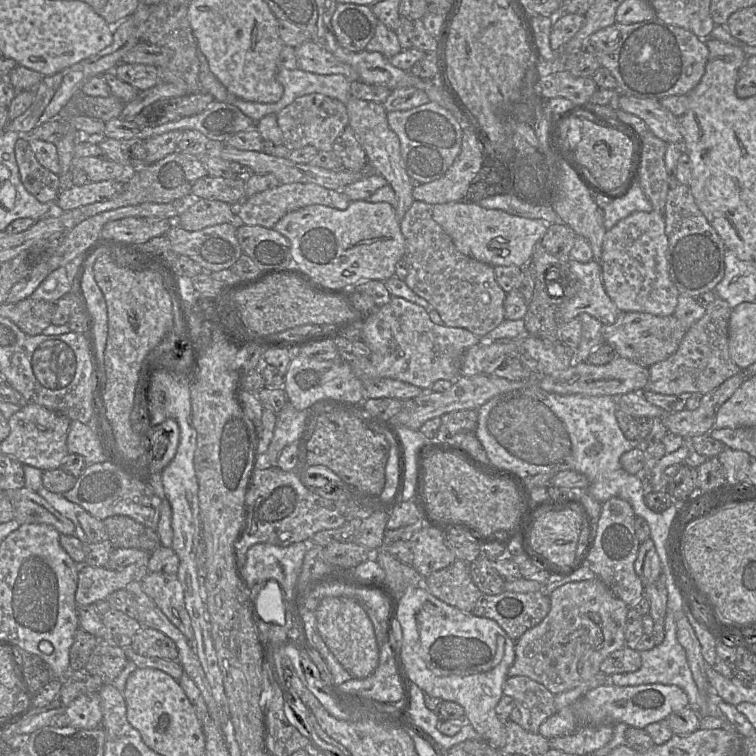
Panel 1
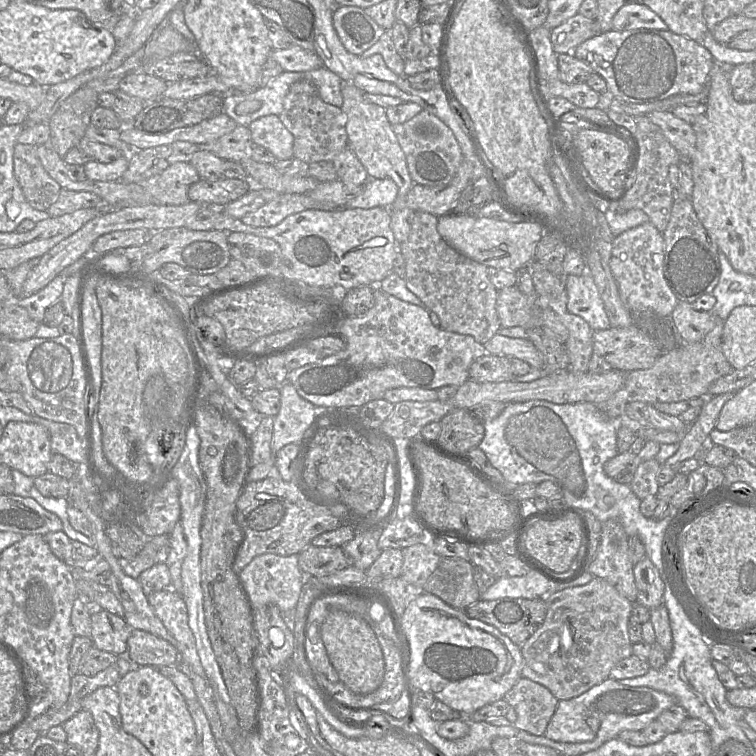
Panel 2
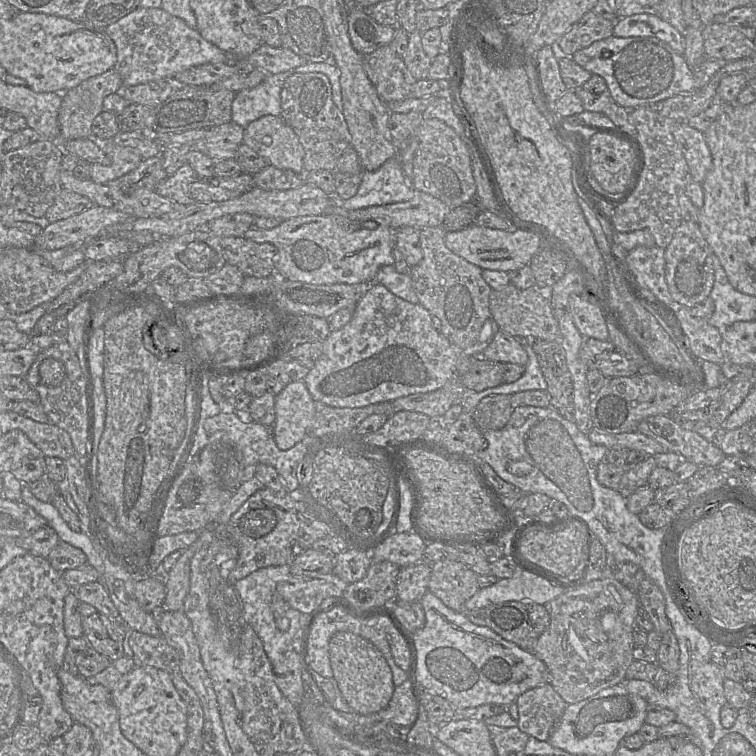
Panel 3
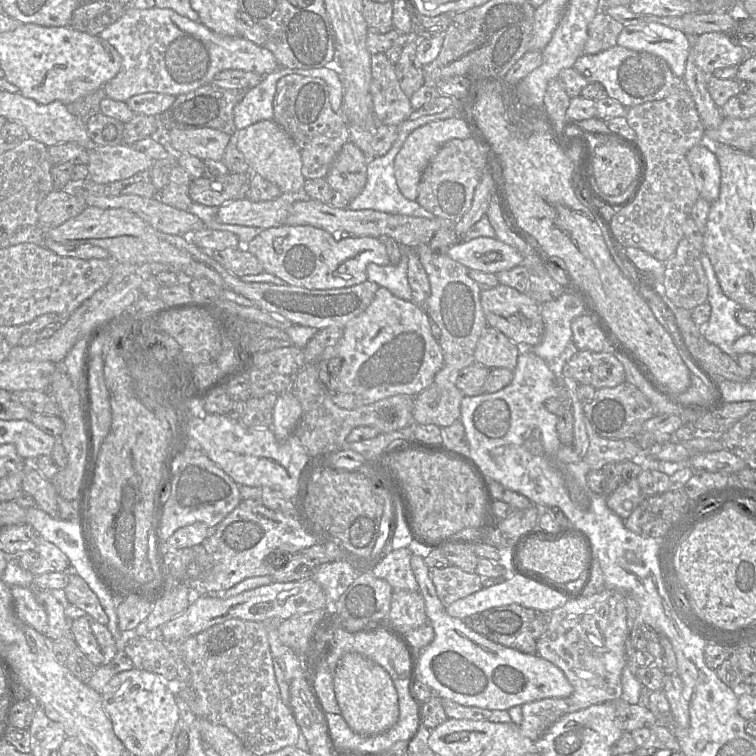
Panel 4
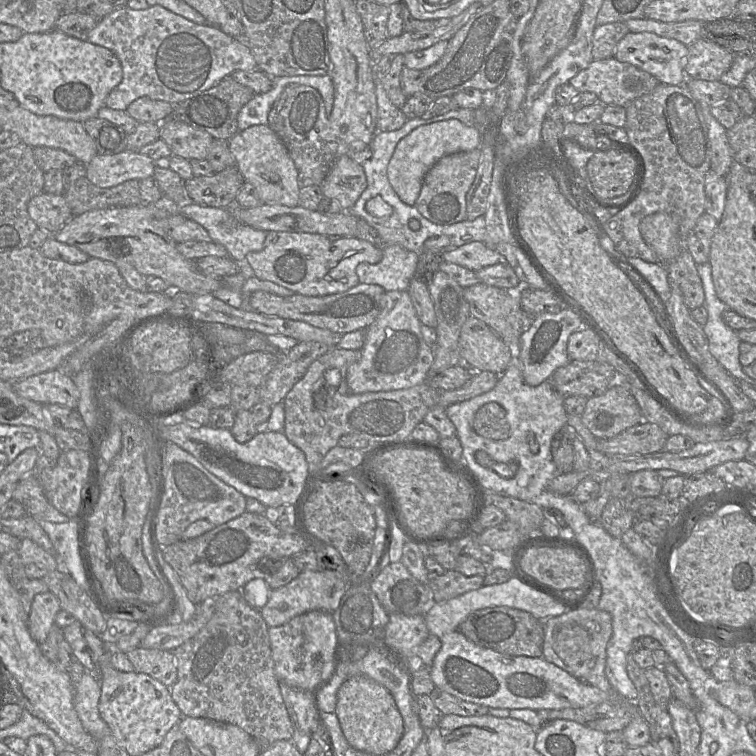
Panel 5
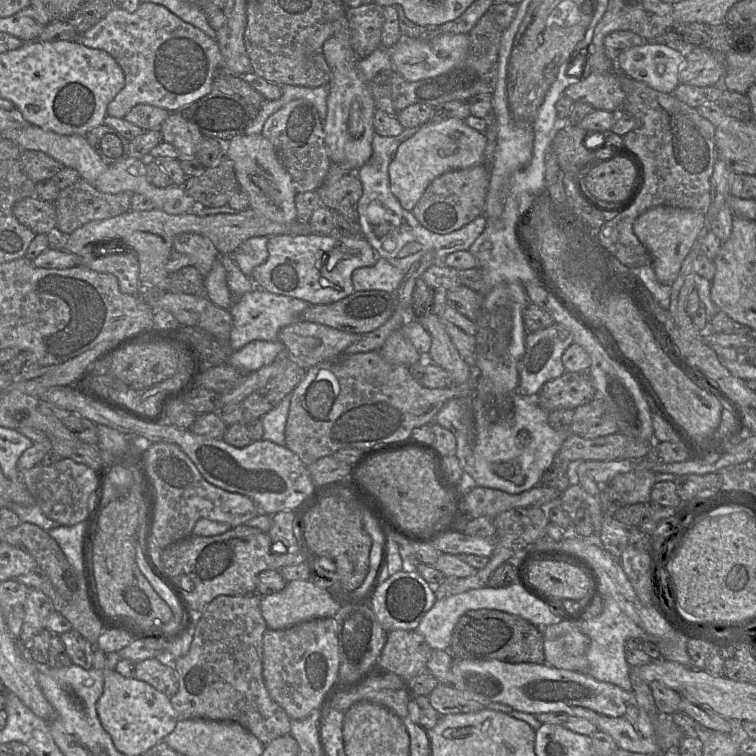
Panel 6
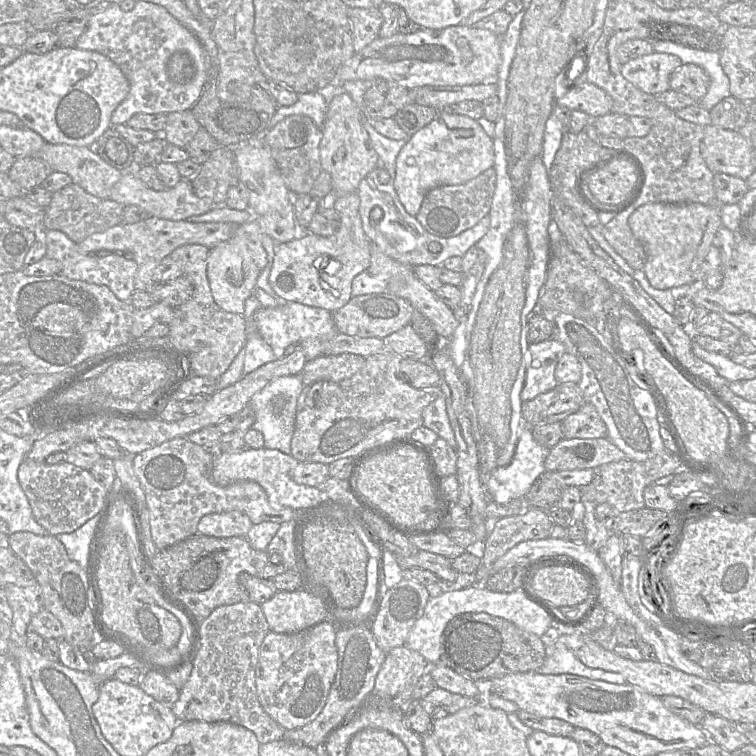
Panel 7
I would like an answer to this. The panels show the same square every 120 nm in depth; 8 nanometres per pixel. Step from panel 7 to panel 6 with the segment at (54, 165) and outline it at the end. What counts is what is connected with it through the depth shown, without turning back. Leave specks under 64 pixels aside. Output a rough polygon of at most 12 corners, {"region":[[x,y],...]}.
{"region":[[32,124],[1,135],[75,169],[93,186],[109,167],[83,135]]}

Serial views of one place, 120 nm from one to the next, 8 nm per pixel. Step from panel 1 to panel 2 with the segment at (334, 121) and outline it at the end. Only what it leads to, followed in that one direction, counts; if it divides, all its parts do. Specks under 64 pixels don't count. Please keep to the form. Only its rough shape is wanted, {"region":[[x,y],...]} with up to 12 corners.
{"region":[[309,80],[293,83],[279,115],[294,157],[333,161],[346,115]]}

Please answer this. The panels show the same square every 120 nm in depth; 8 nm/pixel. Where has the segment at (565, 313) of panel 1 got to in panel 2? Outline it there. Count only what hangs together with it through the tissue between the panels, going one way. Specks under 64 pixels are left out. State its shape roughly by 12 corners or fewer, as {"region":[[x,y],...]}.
{"region":[[589,272],[567,275],[567,309],[593,331],[610,328]]}

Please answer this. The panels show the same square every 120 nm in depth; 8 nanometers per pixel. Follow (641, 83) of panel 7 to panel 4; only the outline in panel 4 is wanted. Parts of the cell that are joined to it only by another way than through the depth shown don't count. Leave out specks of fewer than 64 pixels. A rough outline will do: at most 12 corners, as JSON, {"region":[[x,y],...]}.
{"region":[[655,22],[625,26],[617,44],[653,53],[684,76],[691,38]]}

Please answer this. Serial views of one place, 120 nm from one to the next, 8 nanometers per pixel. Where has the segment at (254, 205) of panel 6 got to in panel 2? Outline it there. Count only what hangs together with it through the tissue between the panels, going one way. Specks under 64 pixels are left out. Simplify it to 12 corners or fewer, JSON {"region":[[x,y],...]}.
{"region":[[277,115],[249,125],[252,142],[278,160],[294,157],[292,133]]}

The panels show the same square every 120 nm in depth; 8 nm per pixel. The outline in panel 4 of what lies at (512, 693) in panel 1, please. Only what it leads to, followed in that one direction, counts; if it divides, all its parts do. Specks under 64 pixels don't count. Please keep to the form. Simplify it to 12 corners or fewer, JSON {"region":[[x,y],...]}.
{"region":[[545,698],[521,705],[523,736],[536,742],[567,701]]}

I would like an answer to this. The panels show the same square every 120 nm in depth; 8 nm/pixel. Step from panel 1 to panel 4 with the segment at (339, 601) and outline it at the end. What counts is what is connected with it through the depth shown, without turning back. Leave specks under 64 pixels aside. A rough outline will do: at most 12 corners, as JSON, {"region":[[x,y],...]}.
{"region":[[358,653],[334,671],[341,715],[373,736],[399,718],[389,673]]}

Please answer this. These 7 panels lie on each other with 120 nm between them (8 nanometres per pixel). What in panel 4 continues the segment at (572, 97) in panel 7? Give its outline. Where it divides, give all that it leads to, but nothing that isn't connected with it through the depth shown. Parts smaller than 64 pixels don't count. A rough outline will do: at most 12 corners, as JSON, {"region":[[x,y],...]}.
{"region":[[618,44],[573,67],[626,108],[688,89],[663,58]]}

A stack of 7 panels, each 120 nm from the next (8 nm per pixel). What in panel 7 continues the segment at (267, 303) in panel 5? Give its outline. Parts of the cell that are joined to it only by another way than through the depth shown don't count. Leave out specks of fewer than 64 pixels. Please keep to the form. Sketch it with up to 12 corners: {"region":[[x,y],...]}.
{"region":[[389,292],[352,297],[333,312],[343,334],[384,339],[414,308]]}

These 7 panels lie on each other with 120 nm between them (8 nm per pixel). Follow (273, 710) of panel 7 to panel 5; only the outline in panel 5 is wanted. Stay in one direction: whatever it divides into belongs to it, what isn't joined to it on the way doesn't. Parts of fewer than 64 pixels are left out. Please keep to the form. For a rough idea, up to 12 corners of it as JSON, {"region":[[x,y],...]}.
{"region":[[332,613],[269,627],[280,682],[314,692],[340,649]]}

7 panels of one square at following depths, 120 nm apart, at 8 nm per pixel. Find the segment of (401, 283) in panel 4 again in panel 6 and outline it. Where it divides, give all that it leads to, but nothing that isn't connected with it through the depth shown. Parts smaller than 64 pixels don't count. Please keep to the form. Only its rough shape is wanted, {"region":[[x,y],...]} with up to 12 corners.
{"region":[[387,259],[354,270],[355,291],[395,293],[405,272]]}

